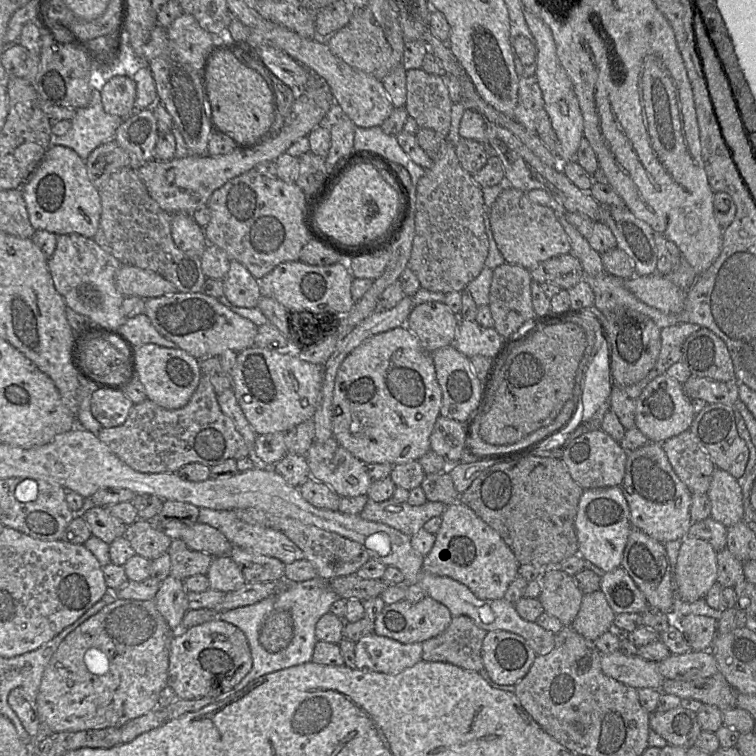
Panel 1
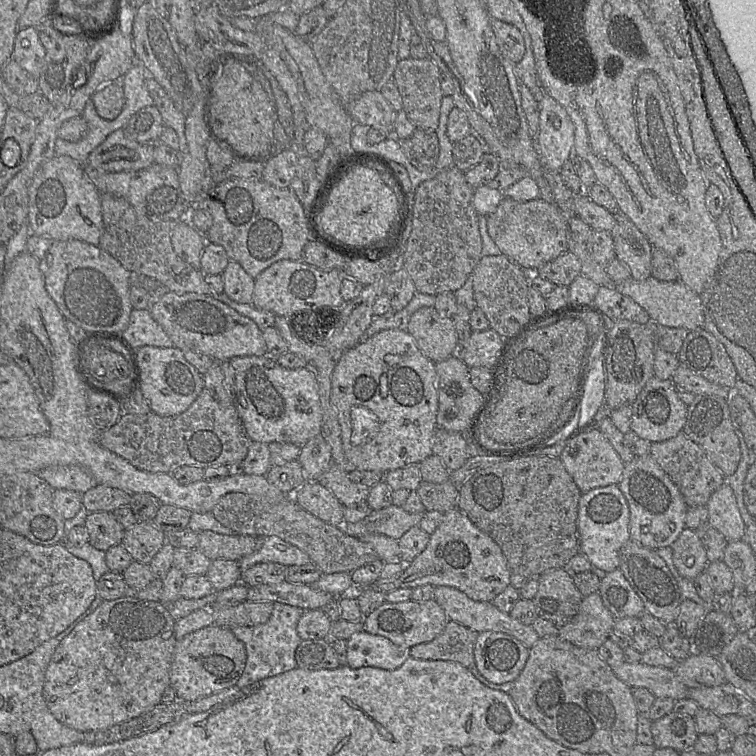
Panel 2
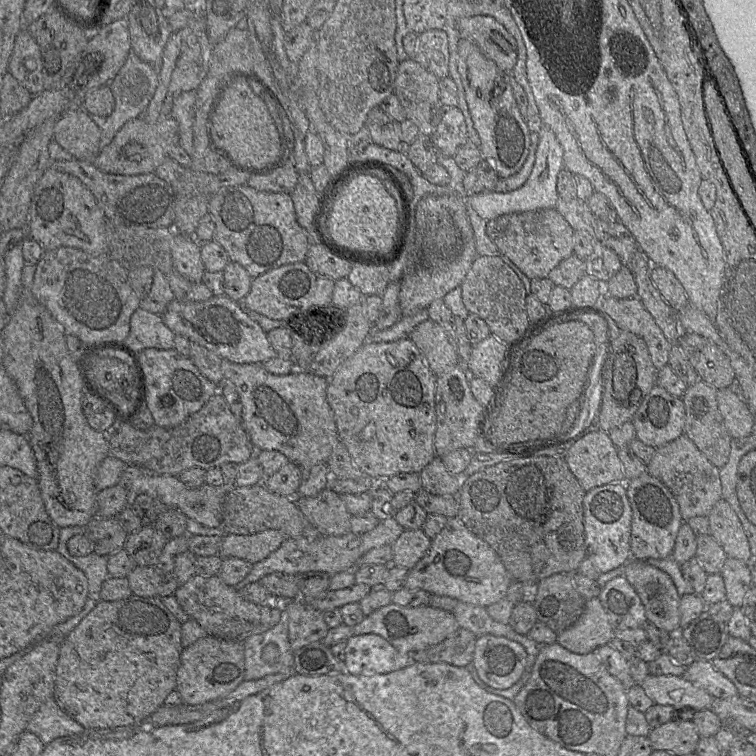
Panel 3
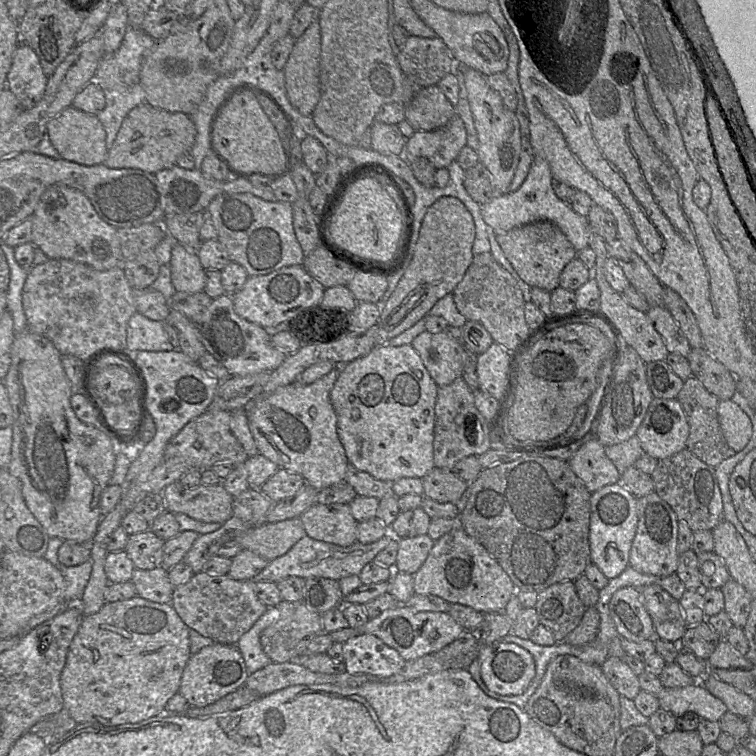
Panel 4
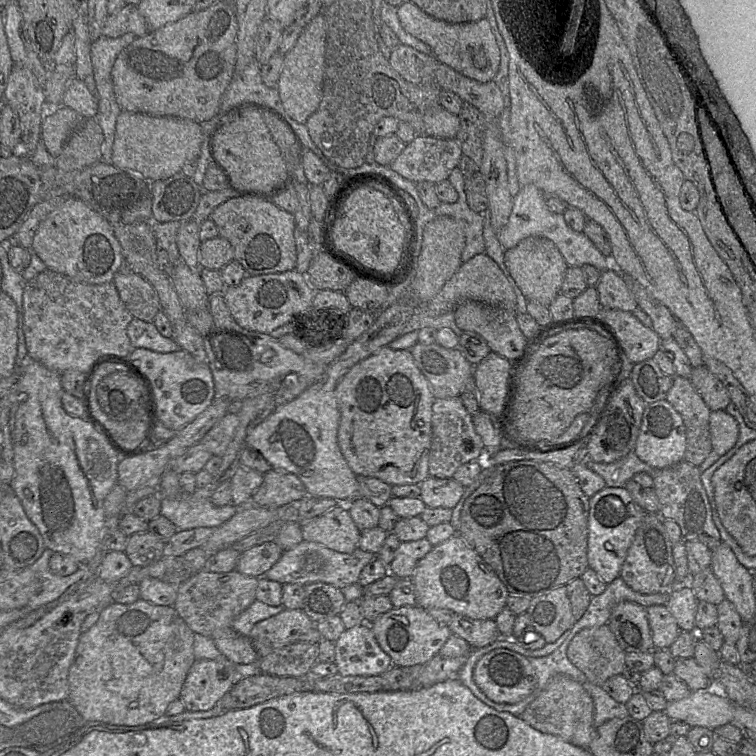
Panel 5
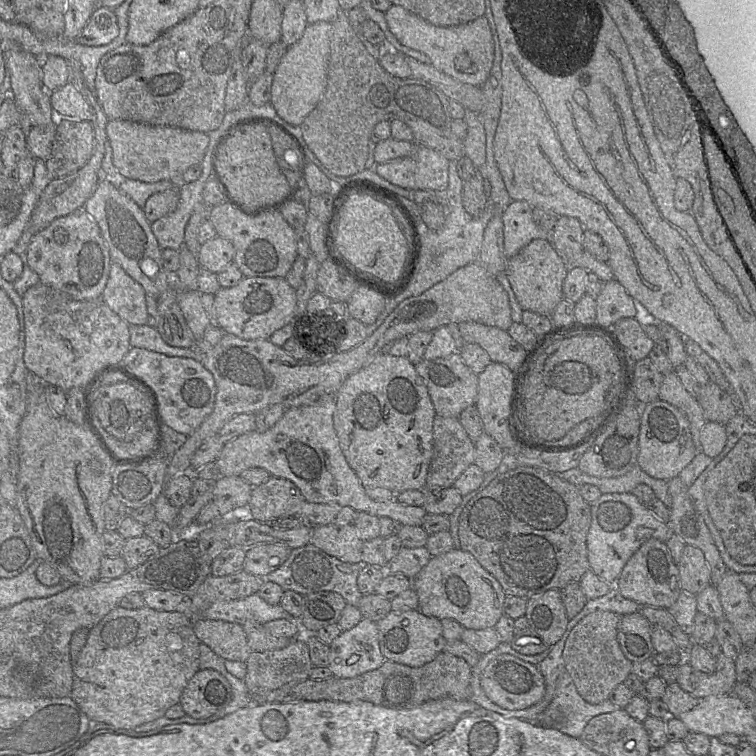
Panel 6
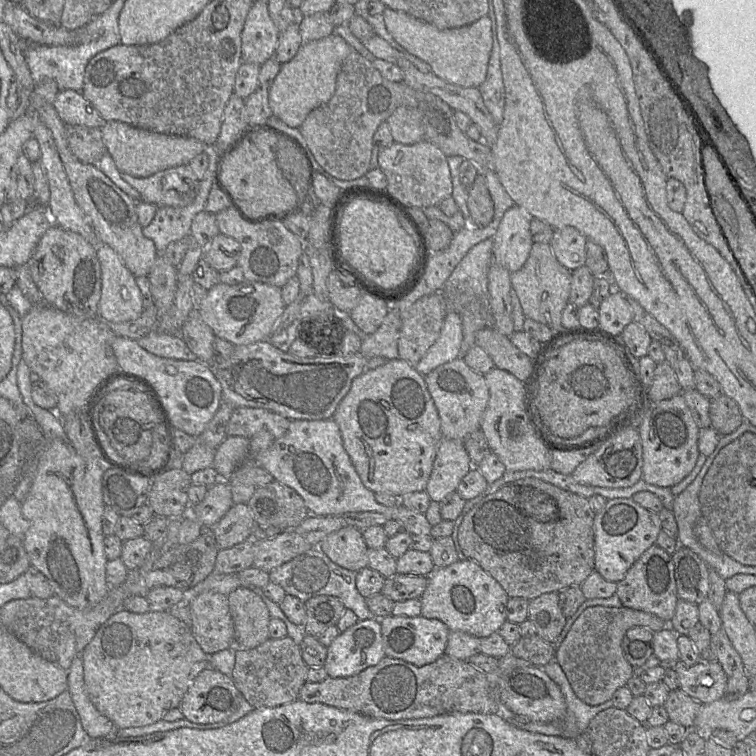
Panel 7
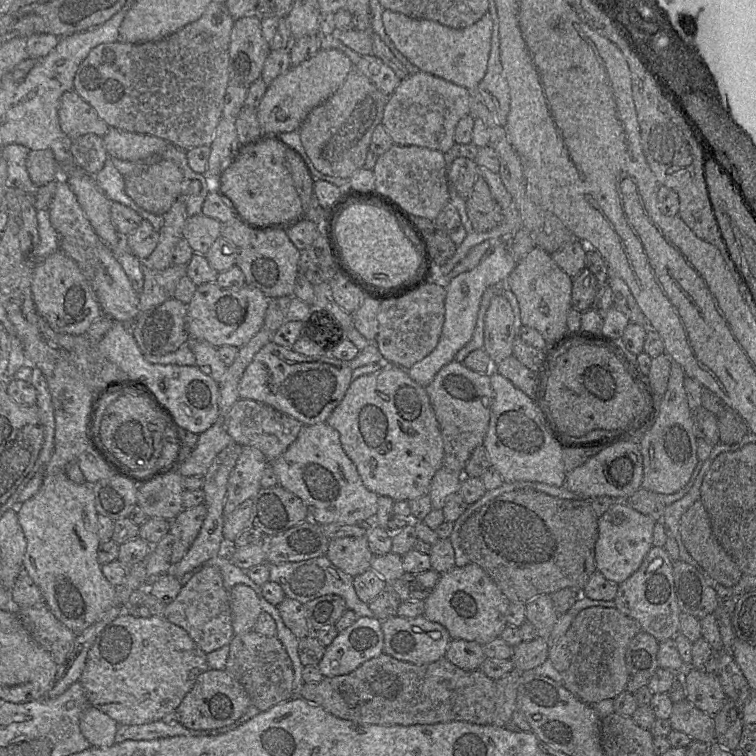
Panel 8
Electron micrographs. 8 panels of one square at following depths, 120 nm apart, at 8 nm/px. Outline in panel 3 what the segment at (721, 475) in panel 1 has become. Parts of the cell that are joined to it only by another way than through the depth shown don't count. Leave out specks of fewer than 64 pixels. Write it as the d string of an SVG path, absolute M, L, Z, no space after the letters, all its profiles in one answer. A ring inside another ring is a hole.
M721 498L708 515L710 535L729 558L752 564L749 542L743 526L729 503Z

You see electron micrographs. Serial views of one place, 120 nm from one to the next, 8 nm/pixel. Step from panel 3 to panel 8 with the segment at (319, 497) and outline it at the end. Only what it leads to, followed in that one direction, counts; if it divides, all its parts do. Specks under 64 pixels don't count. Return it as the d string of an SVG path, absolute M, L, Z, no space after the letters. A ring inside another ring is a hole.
M366 537L331 539L325 556L334 566L352 577L371 568L374 557Z

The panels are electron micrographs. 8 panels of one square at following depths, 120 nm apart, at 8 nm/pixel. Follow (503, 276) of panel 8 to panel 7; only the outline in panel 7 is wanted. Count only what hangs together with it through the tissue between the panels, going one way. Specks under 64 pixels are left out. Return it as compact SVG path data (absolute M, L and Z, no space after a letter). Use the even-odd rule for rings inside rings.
M514 205L506 211L493 238L493 262L513 273L526 263L533 240L531 217ZM448 312L438 339L429 348L415 369L426 376L435 368L458 358L463 340L462 319L457 312Z

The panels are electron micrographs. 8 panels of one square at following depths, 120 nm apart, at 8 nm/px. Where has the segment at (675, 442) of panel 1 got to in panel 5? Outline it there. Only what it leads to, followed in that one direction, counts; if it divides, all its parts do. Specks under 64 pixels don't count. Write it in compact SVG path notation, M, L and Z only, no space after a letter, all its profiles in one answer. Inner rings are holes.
M682 460L664 469L654 470L651 476L653 489L660 503L659 513L664 519L671 519L678 524L682 535L681 541L699 541L711 551L715 550L722 541L712 520L711 508L698 466Z

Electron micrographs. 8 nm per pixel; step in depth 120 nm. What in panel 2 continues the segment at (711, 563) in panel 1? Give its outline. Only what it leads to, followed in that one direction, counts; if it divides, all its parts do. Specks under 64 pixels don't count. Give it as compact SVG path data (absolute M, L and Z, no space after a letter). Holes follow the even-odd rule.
M685 528L671 545L672 560L679 574L693 581L708 565L705 548L695 530Z

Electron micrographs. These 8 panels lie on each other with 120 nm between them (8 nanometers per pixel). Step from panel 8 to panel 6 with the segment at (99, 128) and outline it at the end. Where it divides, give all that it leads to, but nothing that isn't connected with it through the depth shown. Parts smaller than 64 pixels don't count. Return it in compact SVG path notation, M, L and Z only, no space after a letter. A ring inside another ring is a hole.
M70 81L51 92L50 101L54 111L63 119L80 119L93 122L93 108Z

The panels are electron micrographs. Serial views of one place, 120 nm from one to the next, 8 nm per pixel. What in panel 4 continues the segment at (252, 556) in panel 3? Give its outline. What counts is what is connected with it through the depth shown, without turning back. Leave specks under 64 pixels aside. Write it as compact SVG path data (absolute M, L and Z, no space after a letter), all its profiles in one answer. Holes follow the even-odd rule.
M291 518L252 527L235 539L242 549L272 561L287 553L304 536L300 519Z

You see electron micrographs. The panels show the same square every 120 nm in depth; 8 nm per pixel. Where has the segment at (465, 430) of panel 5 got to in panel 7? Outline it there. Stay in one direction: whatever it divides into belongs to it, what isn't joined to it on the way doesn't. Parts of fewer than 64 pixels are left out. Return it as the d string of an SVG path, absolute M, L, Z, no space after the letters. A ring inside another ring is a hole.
M442 438L434 461L432 473L426 486L426 493L433 502L441 502L448 494L457 492L462 479L472 469L472 462L463 441Z

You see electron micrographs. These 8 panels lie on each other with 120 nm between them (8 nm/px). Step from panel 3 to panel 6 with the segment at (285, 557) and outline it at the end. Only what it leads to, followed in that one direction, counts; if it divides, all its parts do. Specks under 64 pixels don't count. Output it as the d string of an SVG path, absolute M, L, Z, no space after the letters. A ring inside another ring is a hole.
M308 543L305 546L291 549L288 559L275 571L263 578L265 581L278 584L283 591L295 591L302 596L324 591L336 592L348 604L357 607L362 596L357 586L357 577L366 565L363 561L354 564L342 562L315 545Z

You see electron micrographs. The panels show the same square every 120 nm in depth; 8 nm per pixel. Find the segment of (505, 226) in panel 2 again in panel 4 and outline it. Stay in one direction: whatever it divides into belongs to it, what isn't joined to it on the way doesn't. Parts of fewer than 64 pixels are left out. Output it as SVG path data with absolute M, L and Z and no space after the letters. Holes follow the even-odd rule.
M537 221L516 227L497 235L496 239L520 278L530 287L537 287L548 292L559 287L559 277L563 268L577 254L565 234L550 221Z

